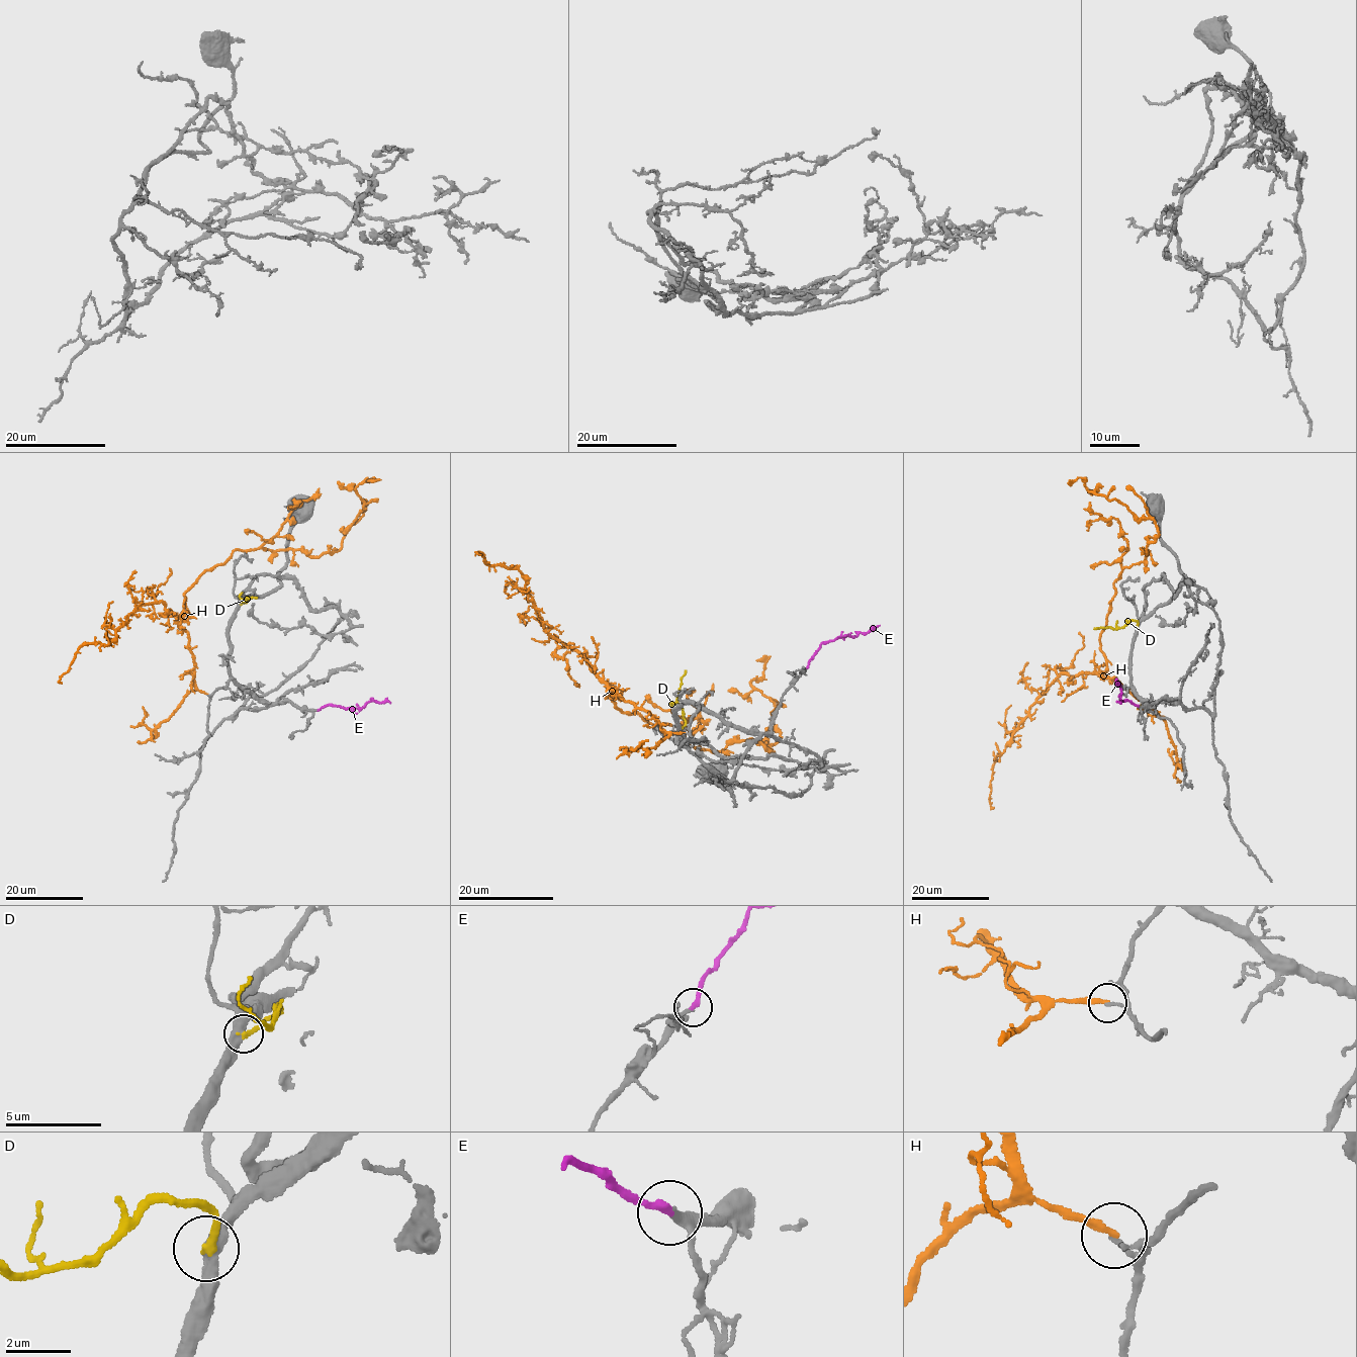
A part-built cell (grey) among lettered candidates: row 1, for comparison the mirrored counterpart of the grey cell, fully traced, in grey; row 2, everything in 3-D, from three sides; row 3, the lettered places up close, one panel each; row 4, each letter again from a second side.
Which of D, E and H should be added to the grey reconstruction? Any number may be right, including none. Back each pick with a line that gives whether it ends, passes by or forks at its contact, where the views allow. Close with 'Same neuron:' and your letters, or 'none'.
E: It ends there
Same neuron: E

